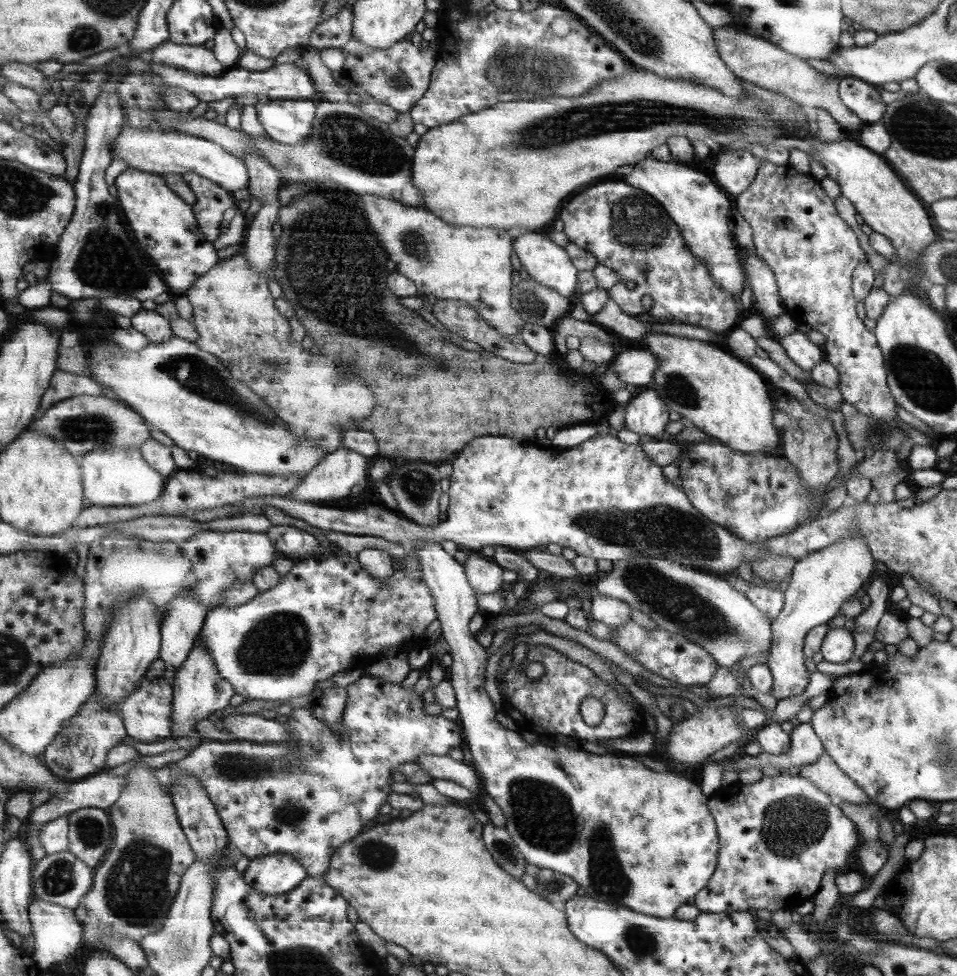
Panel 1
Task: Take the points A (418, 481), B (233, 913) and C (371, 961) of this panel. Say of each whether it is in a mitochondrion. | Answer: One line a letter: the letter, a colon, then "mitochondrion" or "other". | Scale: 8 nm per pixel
A: mitochondrion
B: other
C: other

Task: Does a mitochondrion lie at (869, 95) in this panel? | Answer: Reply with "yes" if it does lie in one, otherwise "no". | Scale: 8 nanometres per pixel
no

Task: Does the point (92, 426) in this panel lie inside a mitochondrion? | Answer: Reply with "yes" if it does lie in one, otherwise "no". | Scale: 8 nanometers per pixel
yes

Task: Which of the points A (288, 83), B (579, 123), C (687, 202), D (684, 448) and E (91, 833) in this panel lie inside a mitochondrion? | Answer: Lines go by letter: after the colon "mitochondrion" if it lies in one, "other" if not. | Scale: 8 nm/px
A: other
B: mitochondrion
C: other
D: other
E: mitochondrion

